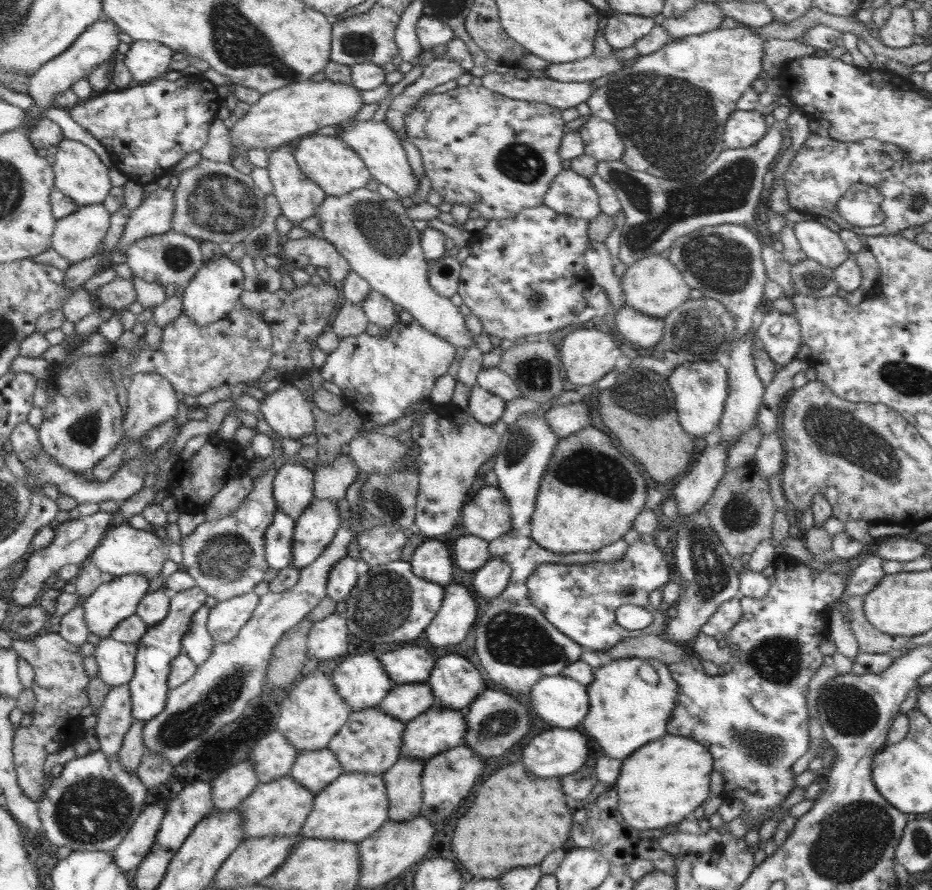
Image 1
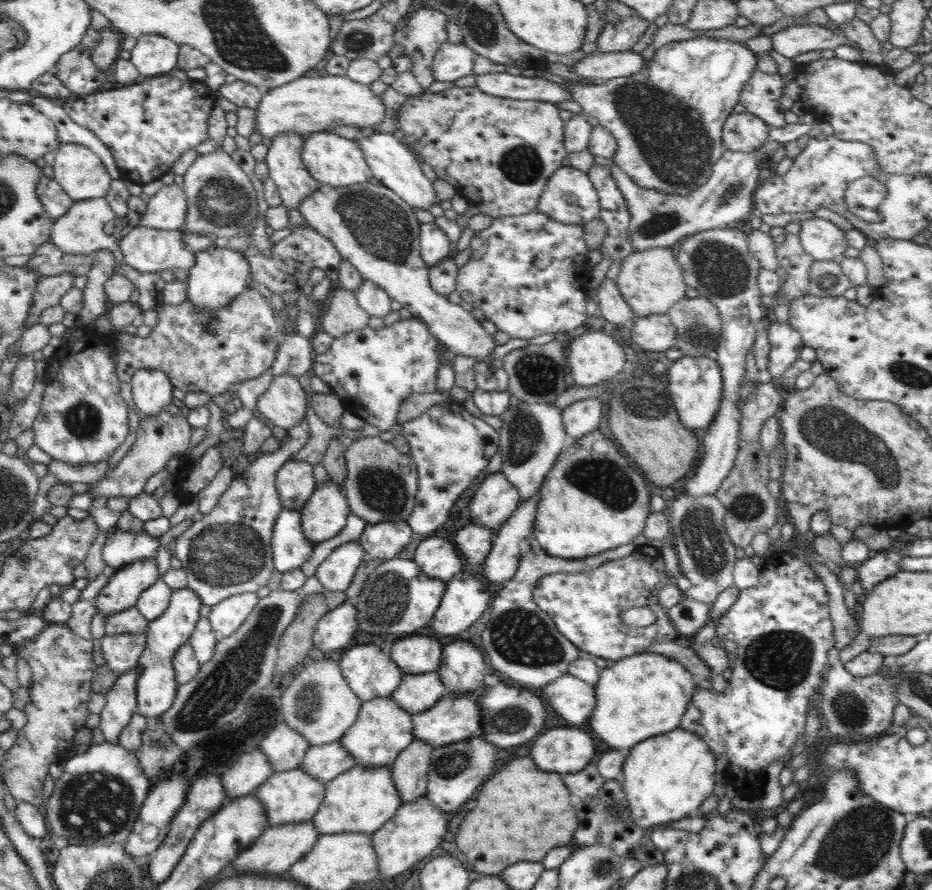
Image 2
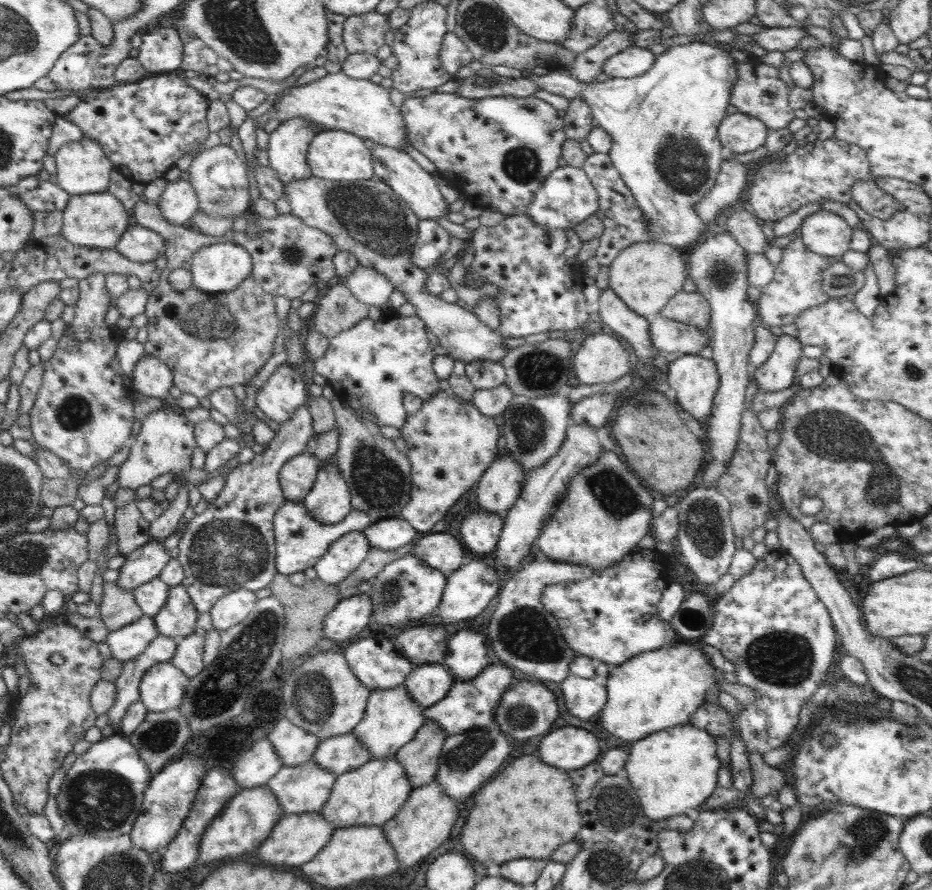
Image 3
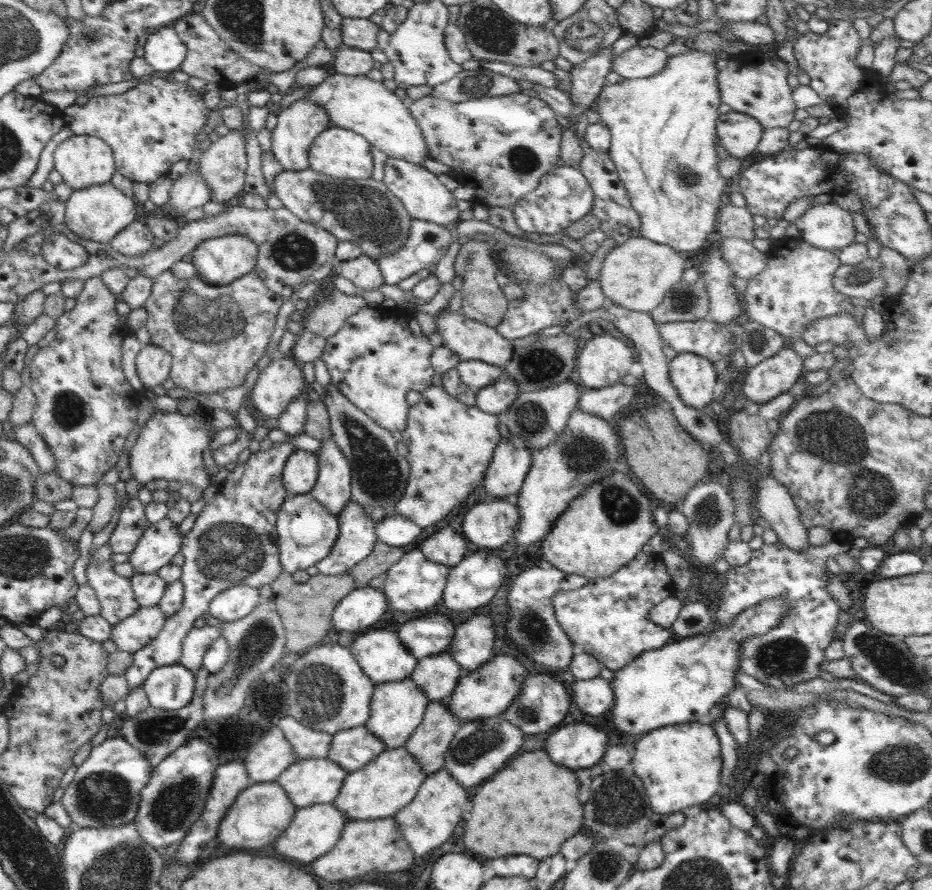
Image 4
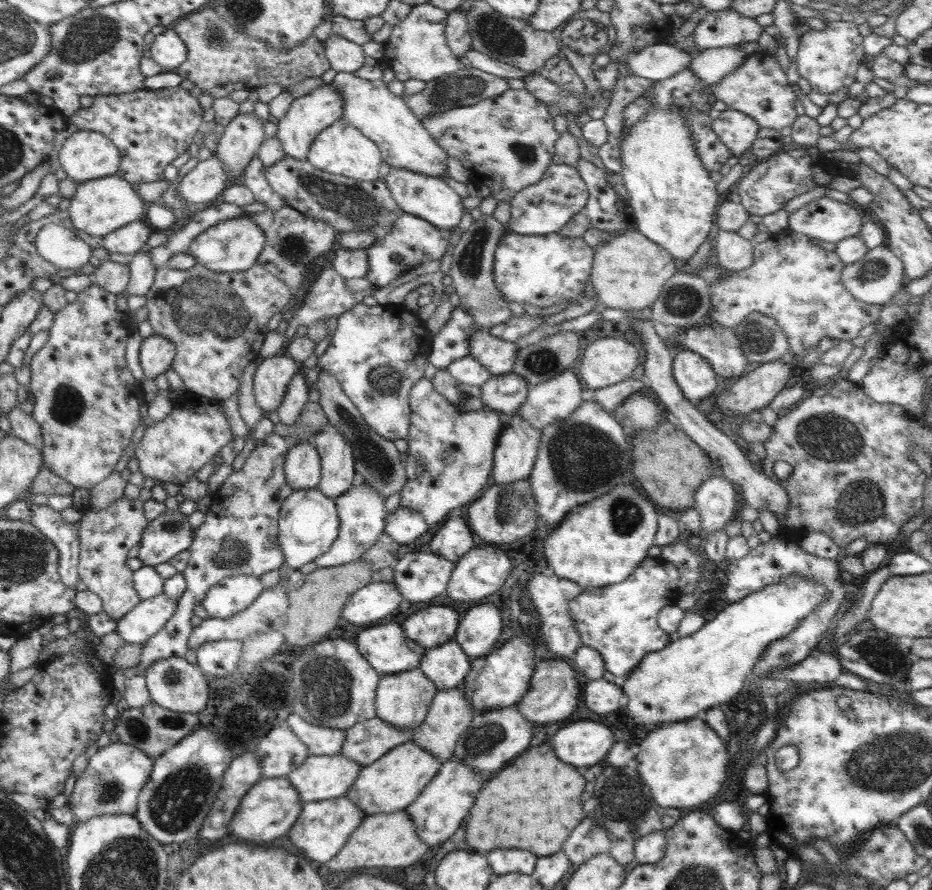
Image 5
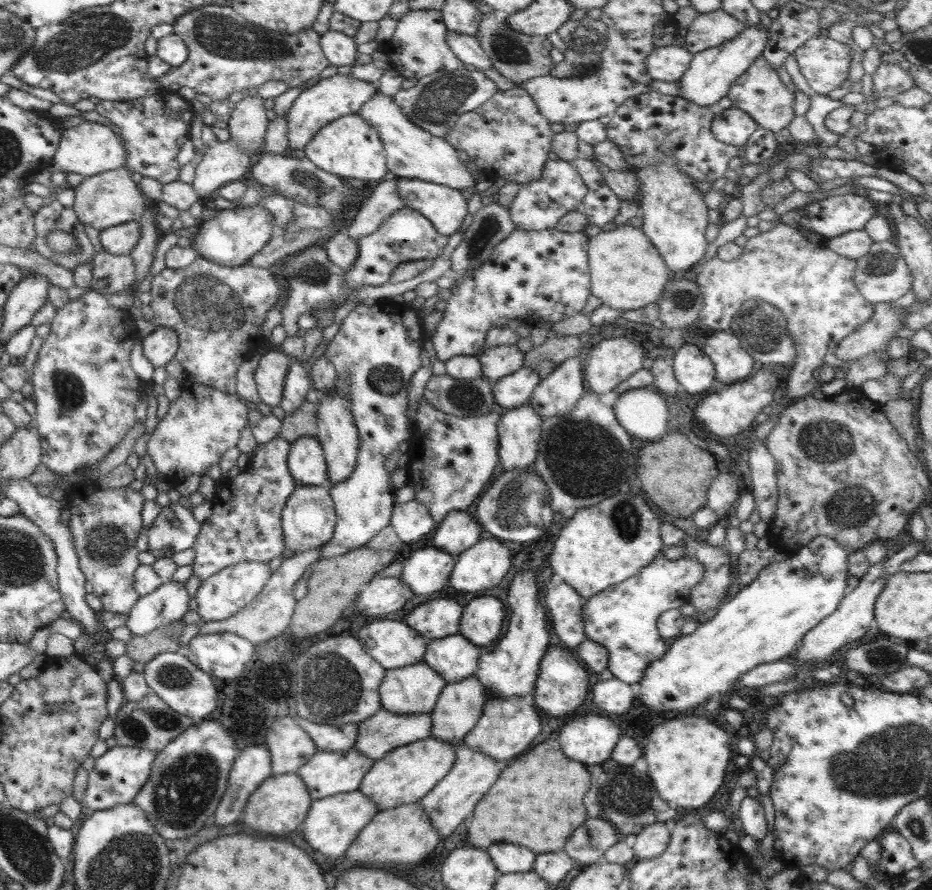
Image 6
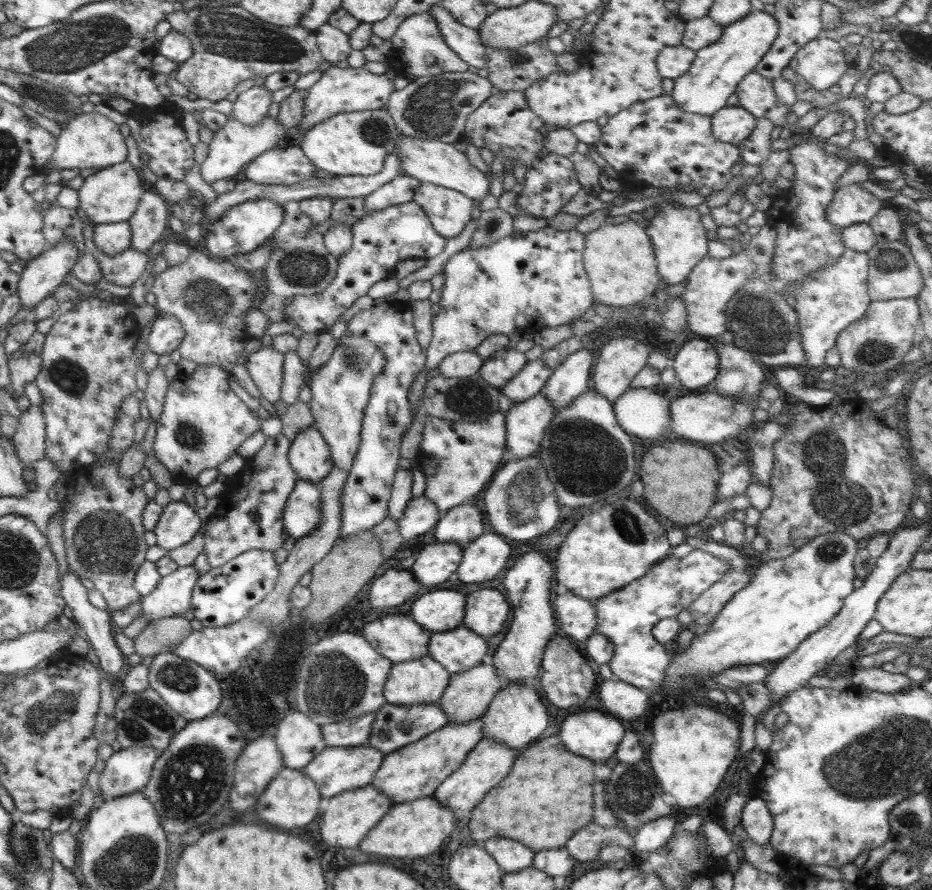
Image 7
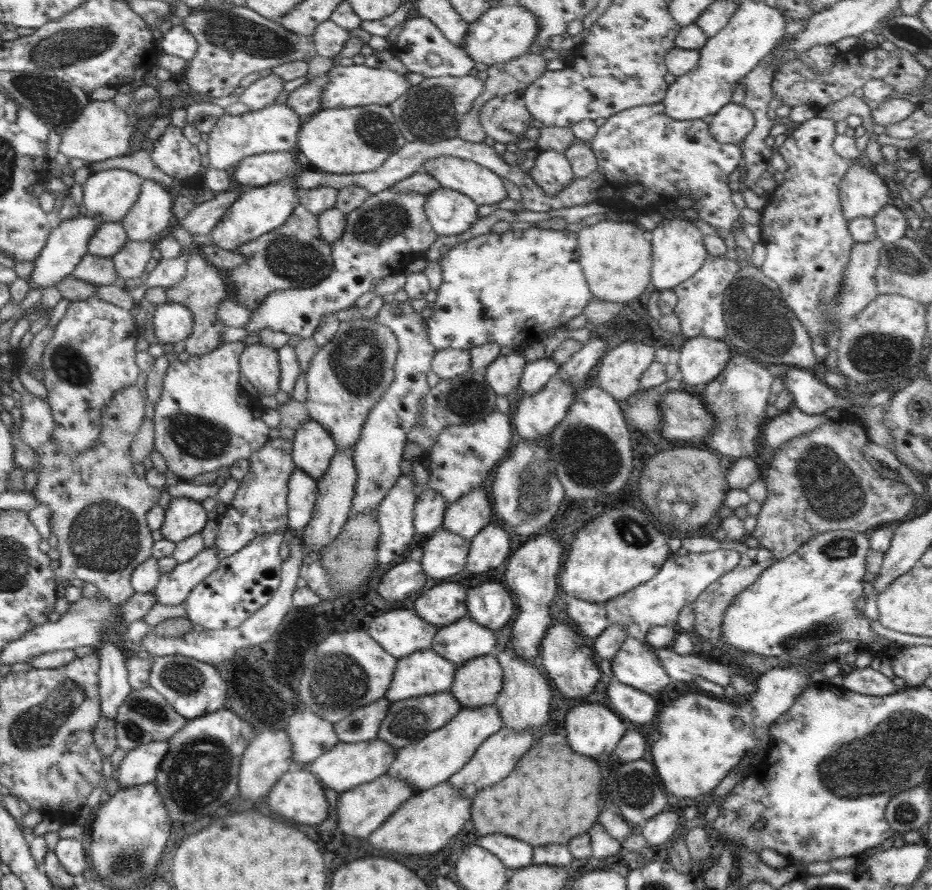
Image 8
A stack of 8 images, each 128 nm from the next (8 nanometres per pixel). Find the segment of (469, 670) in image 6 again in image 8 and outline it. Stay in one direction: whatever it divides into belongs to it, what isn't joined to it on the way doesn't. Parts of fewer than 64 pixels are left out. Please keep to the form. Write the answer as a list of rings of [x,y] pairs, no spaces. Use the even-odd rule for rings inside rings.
[[[466,614],[458,621],[438,628],[431,649],[458,666],[476,657],[494,655],[496,633]]]

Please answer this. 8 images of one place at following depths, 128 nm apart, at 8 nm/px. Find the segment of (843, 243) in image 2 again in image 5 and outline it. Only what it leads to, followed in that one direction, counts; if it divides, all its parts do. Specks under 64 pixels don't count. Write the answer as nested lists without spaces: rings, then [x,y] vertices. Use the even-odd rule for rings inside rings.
[[[826,196],[816,198],[786,216],[788,229],[832,244],[856,236],[864,220],[854,202],[851,205]]]

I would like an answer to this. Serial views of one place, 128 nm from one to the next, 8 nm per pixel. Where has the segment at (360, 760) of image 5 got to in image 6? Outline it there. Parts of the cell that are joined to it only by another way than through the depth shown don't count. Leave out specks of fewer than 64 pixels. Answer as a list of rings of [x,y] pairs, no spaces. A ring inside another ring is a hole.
[[[381,708],[370,718],[357,723],[358,734],[354,750],[358,754],[371,758],[373,761],[380,760],[384,755],[400,746],[405,746],[414,741],[424,740],[431,735],[432,719],[430,713],[422,714],[394,714]]]

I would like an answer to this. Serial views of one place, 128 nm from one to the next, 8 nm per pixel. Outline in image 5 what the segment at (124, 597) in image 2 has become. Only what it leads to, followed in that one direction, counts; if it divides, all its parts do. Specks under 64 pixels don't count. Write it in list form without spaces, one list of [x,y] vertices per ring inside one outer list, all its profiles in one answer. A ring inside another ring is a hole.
[[[166,510],[150,521],[140,540],[138,558],[153,567],[169,562],[192,545],[193,529],[188,516],[179,510]]]

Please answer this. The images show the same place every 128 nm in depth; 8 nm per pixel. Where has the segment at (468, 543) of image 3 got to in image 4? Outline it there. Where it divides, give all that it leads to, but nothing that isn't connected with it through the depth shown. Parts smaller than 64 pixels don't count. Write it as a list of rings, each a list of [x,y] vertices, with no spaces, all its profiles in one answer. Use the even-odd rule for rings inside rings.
[[[517,494],[502,500],[480,502],[472,506],[464,516],[462,530],[465,539],[479,549],[492,550],[505,546],[516,531],[520,511],[517,508]]]

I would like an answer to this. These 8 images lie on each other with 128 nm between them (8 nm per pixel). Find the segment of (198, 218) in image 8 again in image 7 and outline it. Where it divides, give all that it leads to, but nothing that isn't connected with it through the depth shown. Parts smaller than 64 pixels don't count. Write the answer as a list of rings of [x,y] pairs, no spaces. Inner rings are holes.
[[[392,151],[386,157],[383,169],[379,173],[370,176],[340,176],[322,173],[316,177],[308,179],[307,181],[300,181],[298,185],[265,185],[246,178],[240,178],[238,179],[237,187],[234,190],[231,190],[226,194],[218,195],[217,199],[207,203],[202,211],[206,218],[210,218],[210,222],[212,222],[212,220],[215,221],[224,211],[232,208],[232,206],[236,206],[241,202],[248,202],[256,199],[272,199],[279,205],[282,205],[285,202],[298,202],[307,198],[320,196],[329,197],[330,199],[344,197],[363,198],[372,194],[372,192],[378,190],[378,188],[384,186],[387,182],[394,180],[394,178],[402,174],[403,170],[399,154],[396,151]]]

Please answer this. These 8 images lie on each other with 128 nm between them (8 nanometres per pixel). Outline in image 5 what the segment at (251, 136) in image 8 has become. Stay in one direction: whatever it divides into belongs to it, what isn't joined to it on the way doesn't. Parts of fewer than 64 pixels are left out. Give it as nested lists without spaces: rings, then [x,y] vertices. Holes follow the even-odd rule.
[[[216,155],[200,161],[181,180],[178,196],[191,204],[213,204],[228,186],[229,172]]]

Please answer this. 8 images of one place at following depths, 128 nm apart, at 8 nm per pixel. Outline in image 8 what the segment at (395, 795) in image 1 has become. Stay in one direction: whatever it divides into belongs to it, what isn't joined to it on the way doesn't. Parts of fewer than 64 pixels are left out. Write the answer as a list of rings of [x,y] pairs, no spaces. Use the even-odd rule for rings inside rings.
[[[484,655],[457,666],[449,691],[461,708],[491,705],[502,690],[503,668],[494,655]]]

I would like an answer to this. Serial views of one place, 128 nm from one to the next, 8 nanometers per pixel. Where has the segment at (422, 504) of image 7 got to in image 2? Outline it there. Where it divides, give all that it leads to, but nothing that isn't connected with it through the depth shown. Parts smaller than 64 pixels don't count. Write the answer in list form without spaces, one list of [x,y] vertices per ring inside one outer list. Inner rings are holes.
[[[367,523],[359,536],[359,544],[372,559],[391,559],[413,540],[413,531],[406,523]]]

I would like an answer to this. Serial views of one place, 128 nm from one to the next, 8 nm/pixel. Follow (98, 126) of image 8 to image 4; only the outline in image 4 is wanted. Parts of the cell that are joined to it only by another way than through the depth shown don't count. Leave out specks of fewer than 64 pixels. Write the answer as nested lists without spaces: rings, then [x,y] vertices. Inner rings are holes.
[[[74,135],[61,142],[53,152],[54,170],[62,175],[63,182],[73,190],[110,181],[116,171],[112,149],[101,138]]]

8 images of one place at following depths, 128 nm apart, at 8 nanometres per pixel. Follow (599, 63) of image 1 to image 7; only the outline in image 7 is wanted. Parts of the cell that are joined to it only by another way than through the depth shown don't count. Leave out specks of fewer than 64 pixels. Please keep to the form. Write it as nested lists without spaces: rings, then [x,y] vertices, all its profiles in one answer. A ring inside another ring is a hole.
[[[666,46],[656,57],[656,68],[660,76],[674,80],[688,72],[696,57],[697,52],[686,46]]]

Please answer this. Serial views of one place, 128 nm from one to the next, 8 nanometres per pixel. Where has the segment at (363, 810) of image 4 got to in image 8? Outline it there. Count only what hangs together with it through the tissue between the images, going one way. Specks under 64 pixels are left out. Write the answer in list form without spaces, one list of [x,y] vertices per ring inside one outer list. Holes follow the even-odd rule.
[[[496,703],[478,708],[461,708],[458,714],[442,728],[427,733],[424,738],[413,741],[396,750],[394,762],[386,775],[405,780],[417,792],[431,789],[434,785],[446,783],[476,753],[481,744],[504,727]]]

